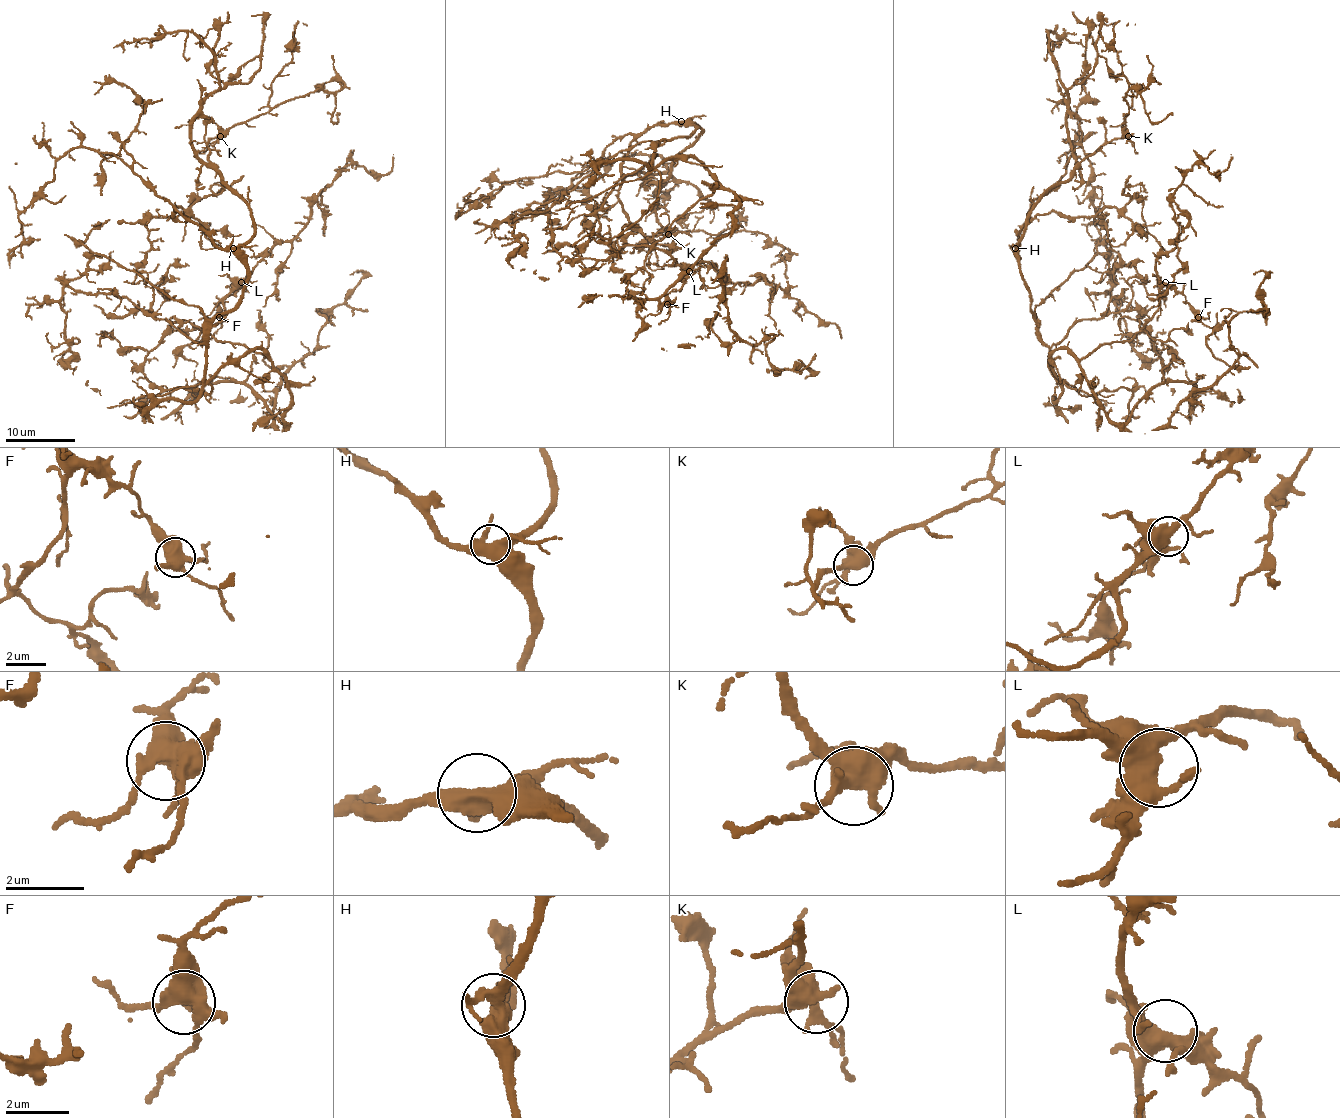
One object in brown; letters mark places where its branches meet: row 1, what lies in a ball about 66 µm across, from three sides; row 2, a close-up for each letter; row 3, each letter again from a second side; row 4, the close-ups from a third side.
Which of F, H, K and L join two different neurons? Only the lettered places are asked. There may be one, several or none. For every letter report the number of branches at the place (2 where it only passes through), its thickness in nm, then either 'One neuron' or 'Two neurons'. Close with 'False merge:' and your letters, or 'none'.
F: Branches: 5. Thickness 480 nm. One neuron
H: Branches: 4. Thickness 460 nm. One neuron
K: Branches: 4. Thickness 460 nm. One neuron
L: Branches: 3. Thickness 460 nm. One neuron
False merge: none

